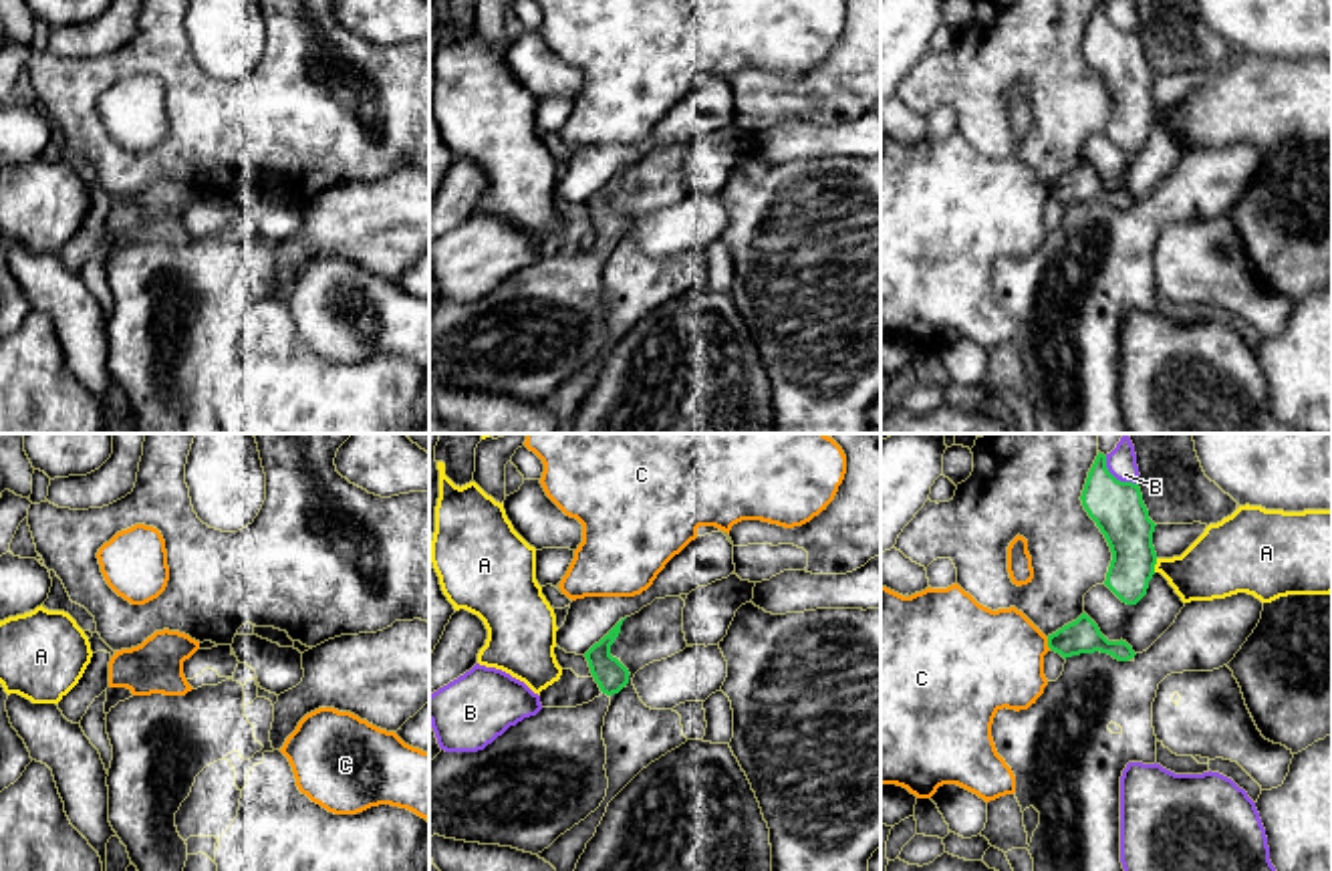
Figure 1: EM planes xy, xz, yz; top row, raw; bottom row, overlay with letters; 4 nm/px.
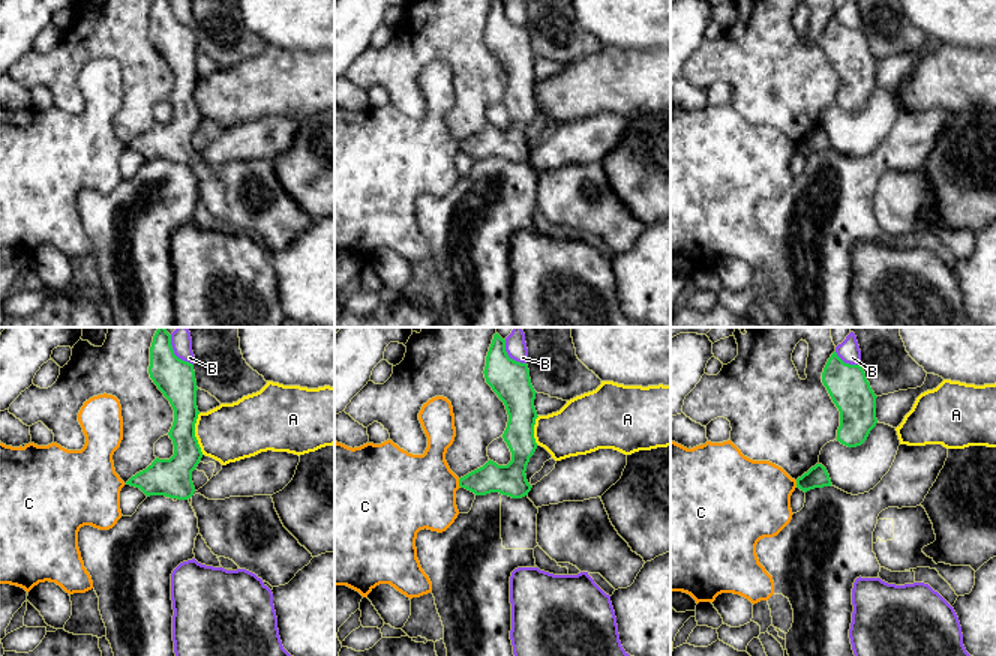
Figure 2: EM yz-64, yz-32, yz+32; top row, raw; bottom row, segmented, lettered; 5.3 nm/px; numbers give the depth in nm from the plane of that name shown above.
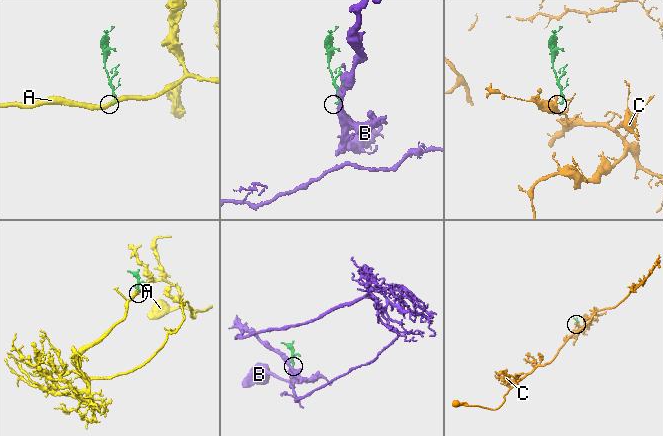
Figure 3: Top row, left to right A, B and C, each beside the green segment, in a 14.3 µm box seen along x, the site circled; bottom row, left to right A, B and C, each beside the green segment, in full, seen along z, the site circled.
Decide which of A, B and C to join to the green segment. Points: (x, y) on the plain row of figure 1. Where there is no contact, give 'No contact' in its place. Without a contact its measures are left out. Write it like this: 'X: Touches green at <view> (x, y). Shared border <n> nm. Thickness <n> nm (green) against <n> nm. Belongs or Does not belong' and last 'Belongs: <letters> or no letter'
A: Touches green at yz (1155, 111). Shared border 60 nm. Thickness 200 nm (green) against 260 nm. Does not belong
B: Touches green at yz (1113, 25). Shared border 170 nm. Thickness 220 nm (green) against 110 nm. Does not belong
C: Touches green at yz (1048, 192). Shared border 50 nm. Thickness 140 nm (green) against 400 nm. Does not belong
Belongs: no letter

